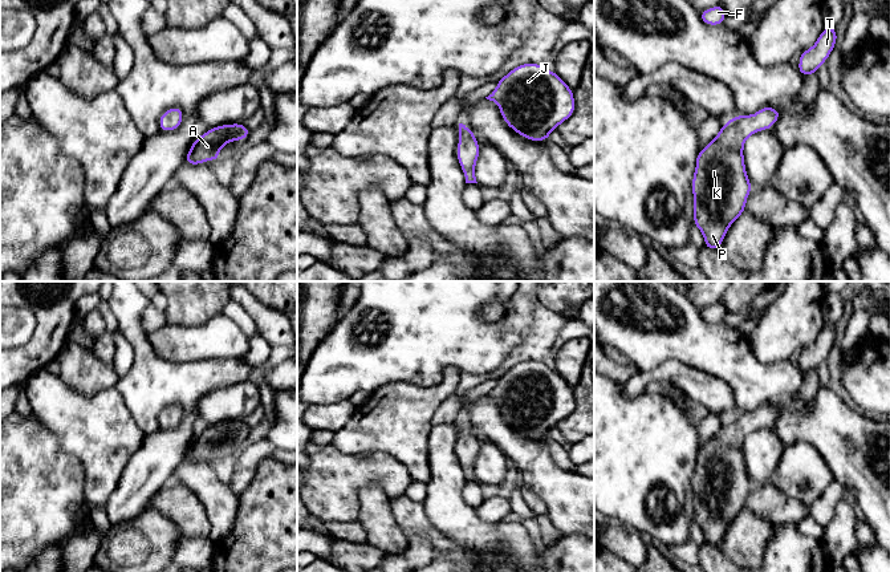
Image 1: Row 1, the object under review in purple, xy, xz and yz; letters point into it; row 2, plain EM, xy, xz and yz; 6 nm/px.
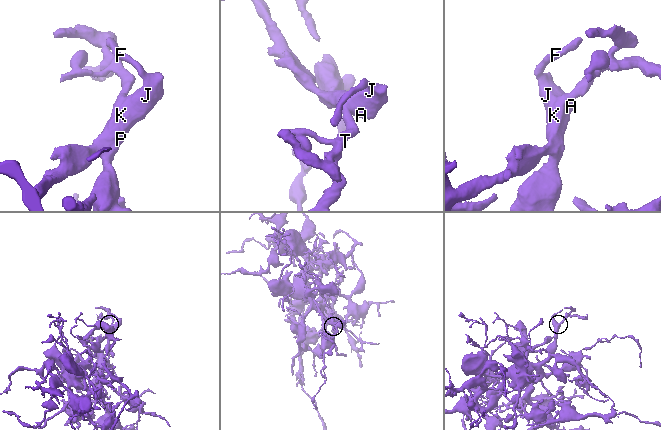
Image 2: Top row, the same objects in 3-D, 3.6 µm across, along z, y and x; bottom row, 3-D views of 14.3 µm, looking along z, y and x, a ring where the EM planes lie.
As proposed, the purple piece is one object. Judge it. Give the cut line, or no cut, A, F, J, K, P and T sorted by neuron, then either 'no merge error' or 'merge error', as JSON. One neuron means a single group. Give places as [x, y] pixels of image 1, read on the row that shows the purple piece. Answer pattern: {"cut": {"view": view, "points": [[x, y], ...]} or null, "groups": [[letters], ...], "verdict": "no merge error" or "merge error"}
{"cut": null, "groups": [["A", "F", "J", "K", "P", "T"]], "verdict": "no merge error"}

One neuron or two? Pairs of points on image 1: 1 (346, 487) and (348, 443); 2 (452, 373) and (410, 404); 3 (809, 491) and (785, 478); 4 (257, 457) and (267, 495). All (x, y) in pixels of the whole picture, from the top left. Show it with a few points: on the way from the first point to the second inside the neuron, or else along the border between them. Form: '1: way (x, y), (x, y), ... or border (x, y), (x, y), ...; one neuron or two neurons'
1: border (330, 443), (341, 451), (350, 454), (380, 453); two neurons
2: way (444, 385), (434, 396), (422, 401); one neuron
3: way (804, 486), (796, 478), (791, 478); one neuron
4: border (269, 455), (259, 463), (254, 478), (243, 490); two neurons

